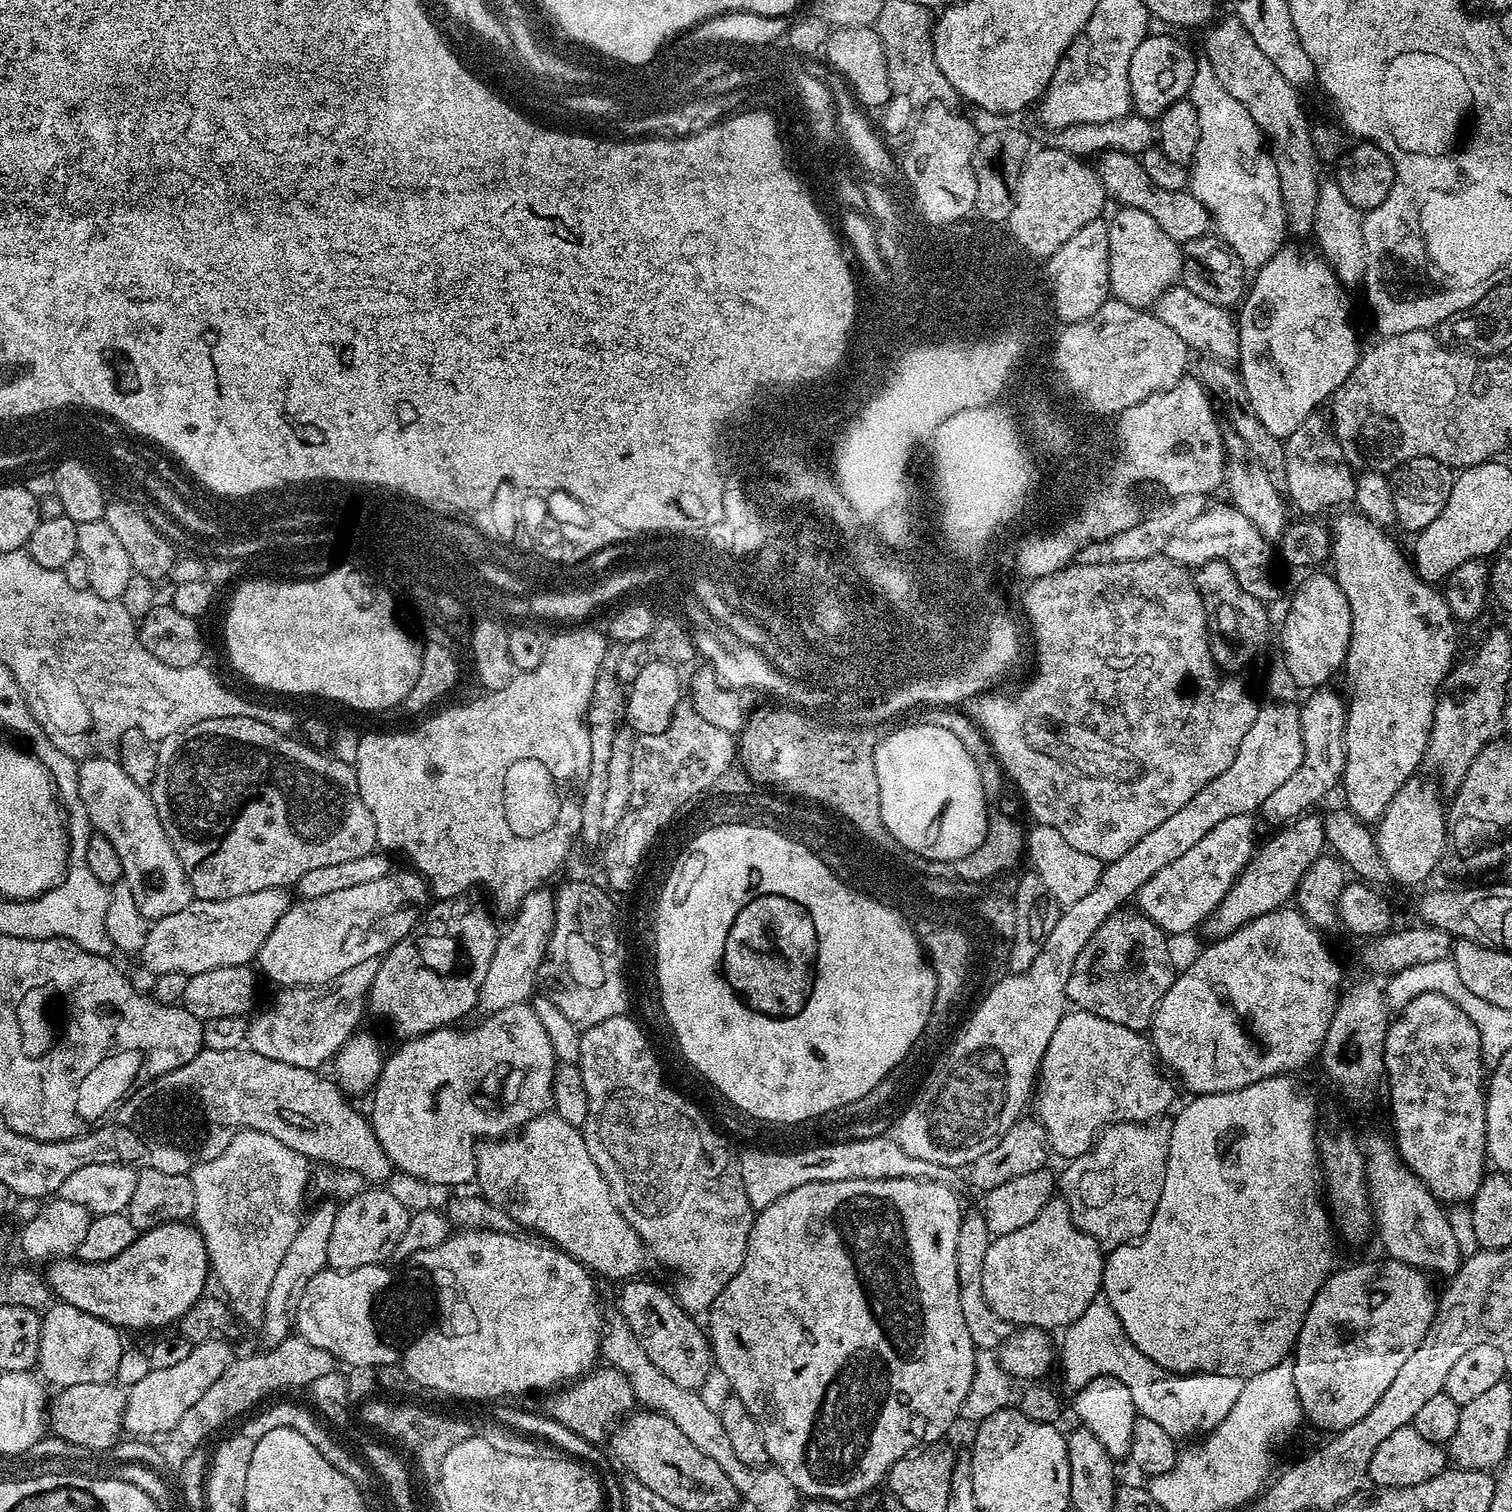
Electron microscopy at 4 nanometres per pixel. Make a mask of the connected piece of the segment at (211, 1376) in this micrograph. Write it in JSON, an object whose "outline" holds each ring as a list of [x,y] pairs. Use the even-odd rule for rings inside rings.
{"outline":[[[224,1338],[204,1340],[190,1350],[190,1358],[178,1362],[167,1370],[152,1370],[134,1387],[127,1389],[128,1401],[124,1411],[124,1432],[132,1438],[156,1438],[163,1432],[175,1433],[182,1422],[182,1414],[226,1374],[232,1365],[234,1353]]]}

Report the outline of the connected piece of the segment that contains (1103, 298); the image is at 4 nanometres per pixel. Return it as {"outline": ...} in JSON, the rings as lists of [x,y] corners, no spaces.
{"outline":[[[1101,218],[1086,222],[1078,234],[1074,234],[1050,257],[1052,259],[1052,276],[1056,276],[1056,294],[1060,300],[1060,312],[1067,319],[1064,324],[1082,322],[1090,318],[1110,299],[1110,230],[1108,220]]]}

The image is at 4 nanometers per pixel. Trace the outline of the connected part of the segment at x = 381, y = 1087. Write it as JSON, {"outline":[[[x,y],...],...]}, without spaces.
{"outline":[[[525,1002],[506,1006],[505,1009],[498,1010],[483,1017],[481,1024],[476,1024],[473,1028],[468,1028],[465,1032],[459,1032],[459,1027],[445,1026],[436,1028],[432,1032],[427,1032],[425,1036],[413,1036],[405,1039],[404,1044],[396,1053],[389,1055],[384,1062],[384,1068],[380,1071],[380,1076],[376,1080],[375,1088],[371,1089],[372,1112],[370,1119],[372,1129],[386,1154],[390,1158],[393,1169],[405,1172],[408,1176],[413,1176],[416,1180],[425,1180],[428,1184],[472,1184],[476,1179],[476,1150],[478,1142],[485,1138],[507,1138],[517,1130],[528,1124],[534,1117],[543,1116],[552,1108],[552,1083],[556,1073],[558,1063],[554,1054],[554,1046],[550,1046],[550,1037],[546,1035],[546,1029],[542,1027],[542,1022],[538,1022],[538,1014],[534,1014],[531,1003]]]}

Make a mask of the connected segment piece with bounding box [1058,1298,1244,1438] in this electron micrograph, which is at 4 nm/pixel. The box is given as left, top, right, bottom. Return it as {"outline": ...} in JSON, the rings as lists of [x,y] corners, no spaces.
{"outline":[[[1103,1298],[1090,1302],[1090,1306],[1082,1310],[1082,1318],[1063,1329],[1062,1336],[1065,1340],[1058,1348],[1058,1364],[1060,1368],[1064,1367],[1064,1380],[1072,1390],[1079,1390],[1099,1376],[1118,1378],[1130,1390],[1137,1413],[1158,1422],[1166,1434],[1177,1438],[1192,1436],[1195,1432],[1212,1432],[1218,1422],[1230,1414],[1234,1402],[1238,1402],[1238,1394],[1242,1394],[1244,1380],[1235,1376],[1167,1372],[1162,1366],[1150,1362],[1150,1358],[1126,1338],[1118,1314],[1114,1314],[1110,1302]]]}

